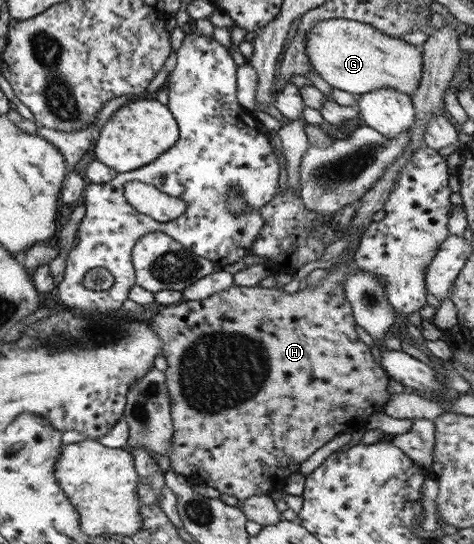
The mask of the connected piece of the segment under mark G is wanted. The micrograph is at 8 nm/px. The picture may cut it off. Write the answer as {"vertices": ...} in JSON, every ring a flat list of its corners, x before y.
{"vertices":[[341,18,327,20,313,25,310,33,307,33,306,36,305,51,307,51,307,59,312,70,315,74,321,76,332,88,338,88,343,90,343,92,358,96,385,87,411,96,419,84,423,59,421,50,399,39,391,38,371,25]]}

